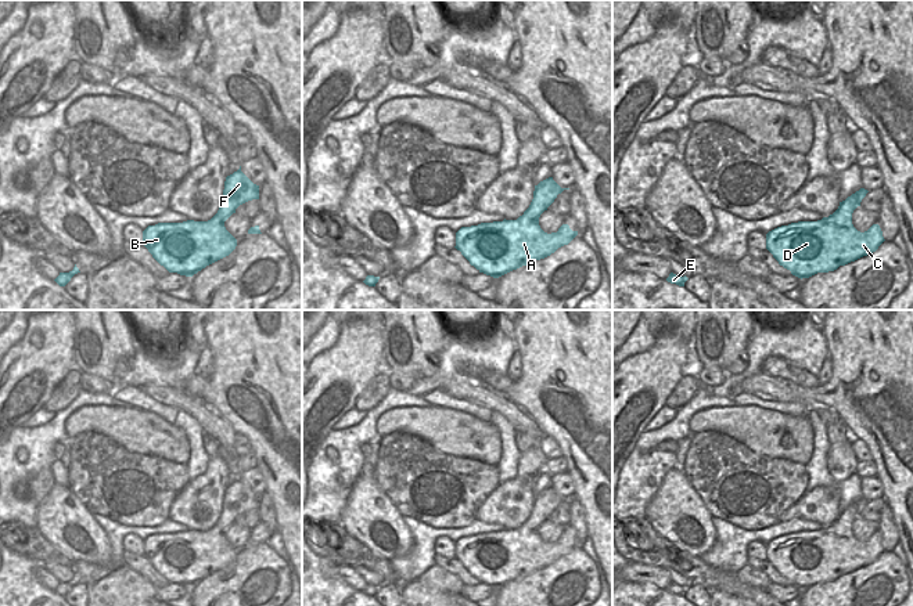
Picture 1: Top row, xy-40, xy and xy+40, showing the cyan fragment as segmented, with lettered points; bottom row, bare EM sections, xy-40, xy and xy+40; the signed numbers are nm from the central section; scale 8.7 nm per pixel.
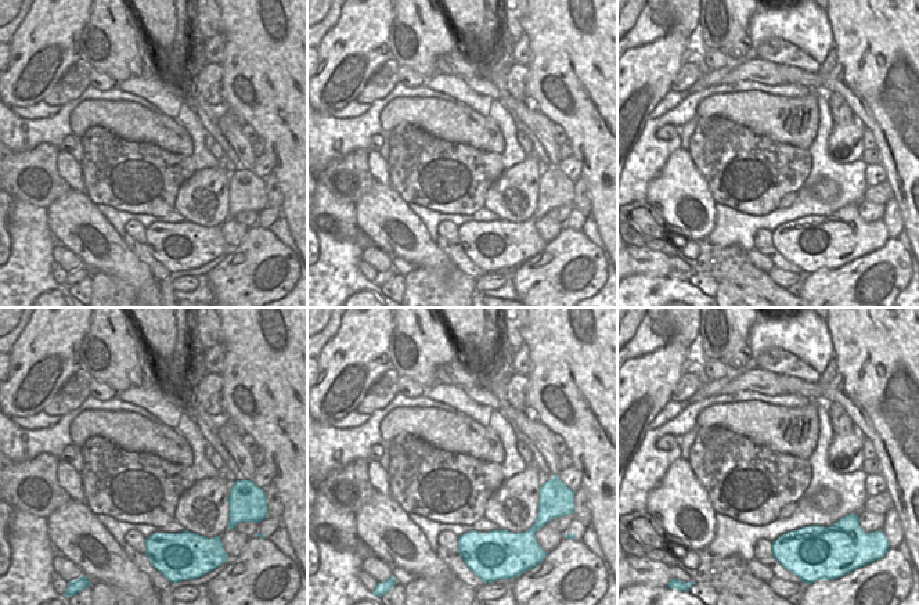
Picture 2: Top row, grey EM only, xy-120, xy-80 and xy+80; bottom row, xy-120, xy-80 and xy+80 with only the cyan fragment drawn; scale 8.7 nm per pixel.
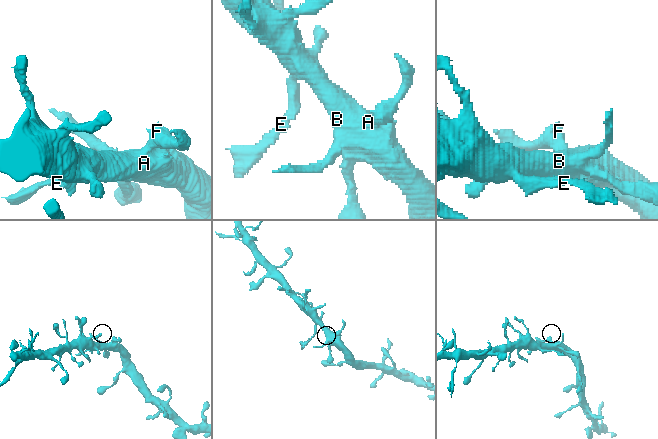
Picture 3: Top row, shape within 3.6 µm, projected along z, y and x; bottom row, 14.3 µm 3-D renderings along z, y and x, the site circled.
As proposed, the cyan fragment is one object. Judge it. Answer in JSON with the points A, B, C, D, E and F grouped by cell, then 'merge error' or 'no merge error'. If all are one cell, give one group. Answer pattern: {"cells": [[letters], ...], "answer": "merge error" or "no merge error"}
{"cells": [["A", "B", "C", "D", "E", "F"]], "answer": "no merge error"}

